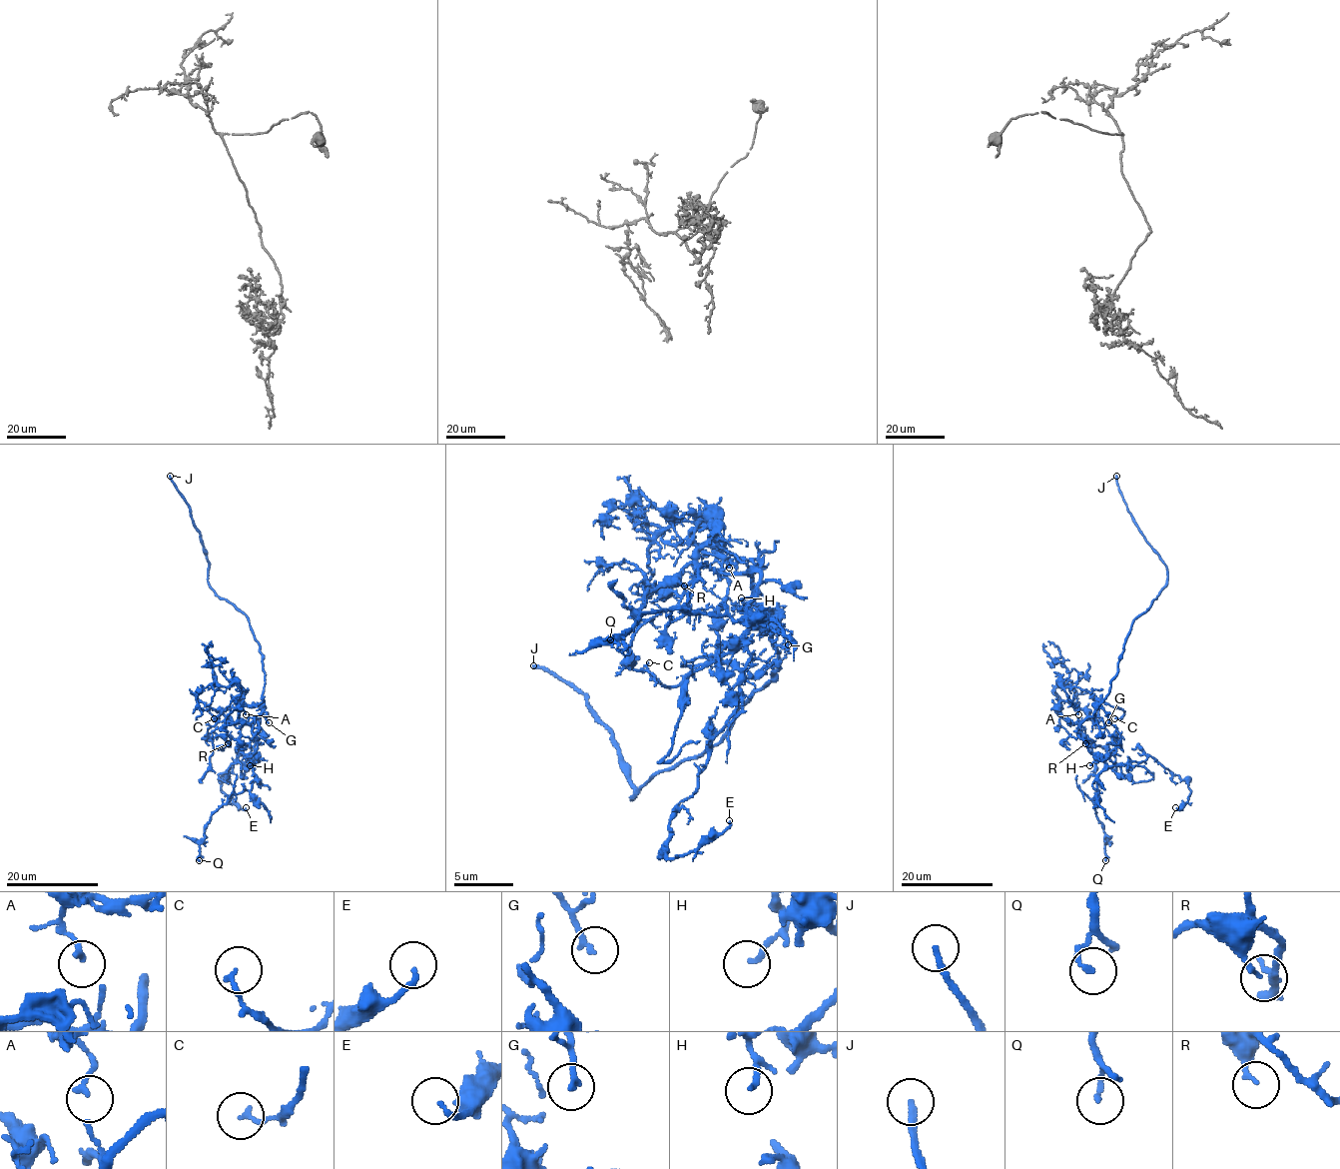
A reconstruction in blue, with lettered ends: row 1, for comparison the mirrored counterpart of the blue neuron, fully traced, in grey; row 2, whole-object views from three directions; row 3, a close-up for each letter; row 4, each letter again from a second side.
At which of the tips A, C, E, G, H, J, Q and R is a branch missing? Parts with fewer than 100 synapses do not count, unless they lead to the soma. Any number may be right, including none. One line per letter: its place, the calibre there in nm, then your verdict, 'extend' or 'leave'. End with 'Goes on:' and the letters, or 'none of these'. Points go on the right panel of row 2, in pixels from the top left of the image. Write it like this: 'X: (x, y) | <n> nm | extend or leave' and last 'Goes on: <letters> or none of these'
A: (1078, 714) | 120 nm | leave
C: (1114, 718) | 150 nm | leave
E: (1175, 807) | 160 nm | leave
G: (1108, 722) | 200 nm | leave
H: (1089, 765) | 150 nm | leave
J: (1116, 476) | 190 nm | extend
Q: (1105, 860) | 160 nm | leave
R: (1085, 743) | 140 nm | leave
Goes on: J

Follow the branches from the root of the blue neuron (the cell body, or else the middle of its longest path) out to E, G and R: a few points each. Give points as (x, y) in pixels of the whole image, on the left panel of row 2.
E: (265, 677), (264, 708), (252, 726), (257, 737), (254, 765), (237, 756), (221, 781), (221, 789), (246, 807)
G: (265, 677), (262, 699), (263, 713), (269, 722)
R: (265, 677), (262, 696), (264, 708), (251, 724), (229, 721), (226, 728), (228, 743)

